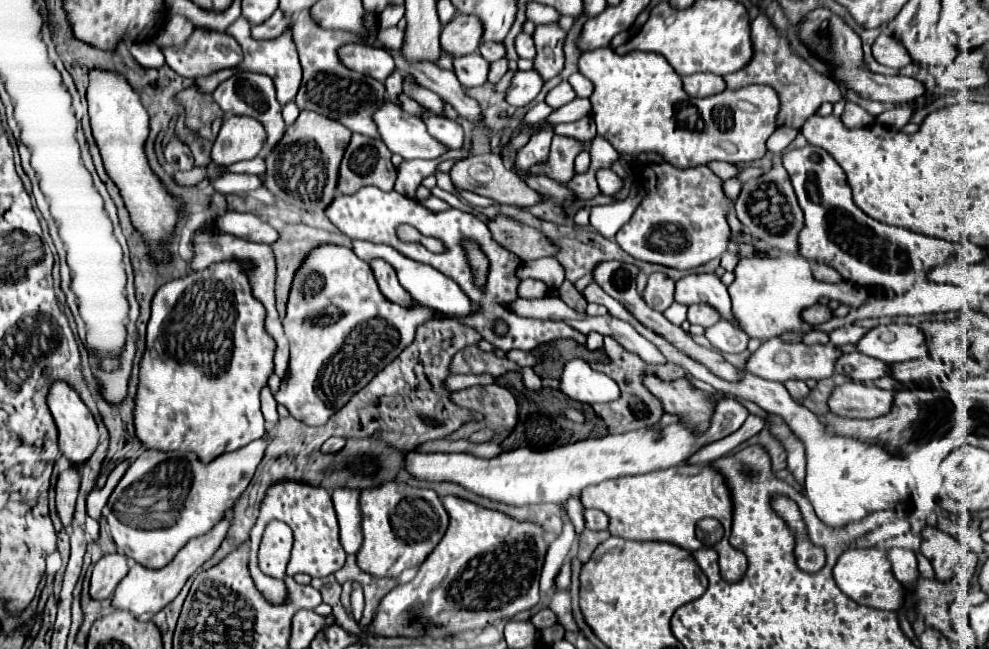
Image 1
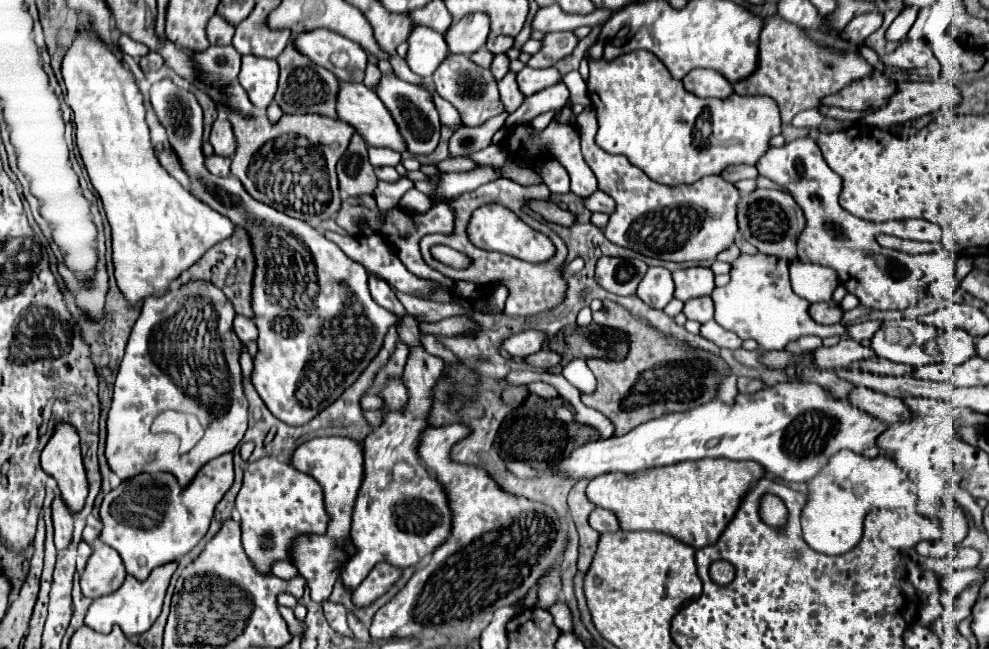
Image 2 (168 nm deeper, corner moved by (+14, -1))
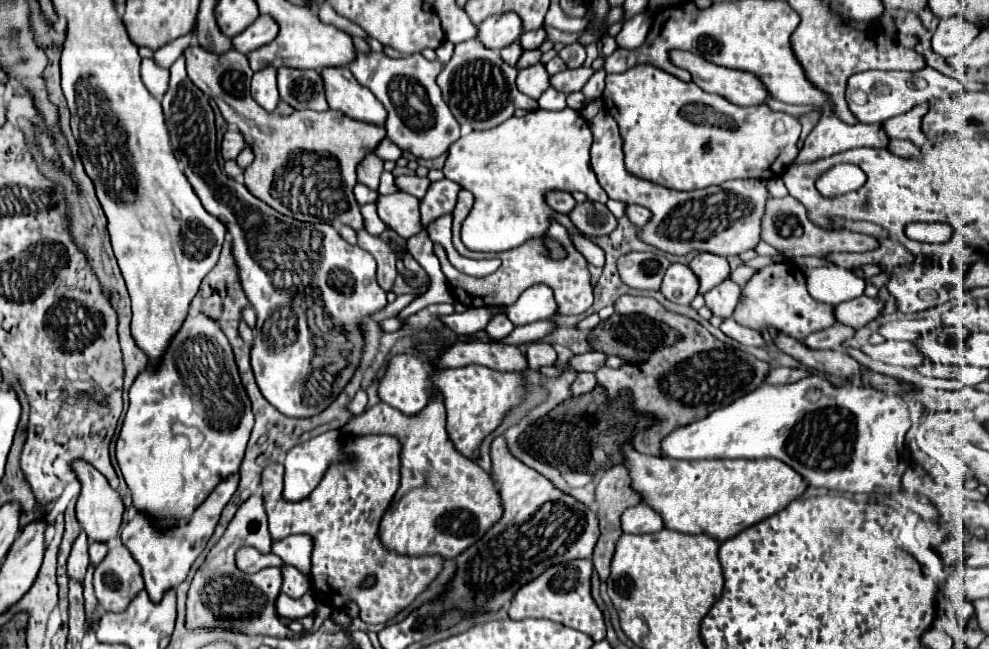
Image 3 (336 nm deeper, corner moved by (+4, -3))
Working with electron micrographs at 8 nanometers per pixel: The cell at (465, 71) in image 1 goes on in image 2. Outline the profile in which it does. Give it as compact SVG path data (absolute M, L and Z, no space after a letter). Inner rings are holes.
M482 46L476 54L472 54L472 60L474 60L478 66L484 66L484 68L490 68L492 58L494 58L494 54L492 54L490 50L486 50L484 46Z

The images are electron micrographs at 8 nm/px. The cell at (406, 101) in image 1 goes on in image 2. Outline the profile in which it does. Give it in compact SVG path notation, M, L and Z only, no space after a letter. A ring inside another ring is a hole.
M368 62L364 84L366 84L368 88L374 88L374 86L378 84L378 80L380 80L380 70L378 70L378 66L376 66L376 64L372 64L372 62Z

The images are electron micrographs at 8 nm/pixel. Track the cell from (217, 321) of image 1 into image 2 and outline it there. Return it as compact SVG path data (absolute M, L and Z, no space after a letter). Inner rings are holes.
M188 282L178 290L164 294L164 298L148 298L148 302L144 302L118 370L114 400L108 414L106 460L120 480L134 478L138 474L168 472L176 476L180 486L188 486L206 462L232 452L240 444L248 426L248 400L242 392L242 372L238 362L240 340L232 330L234 316L236 314L232 306L228 306L228 298L224 298L216 286L208 286L208 282ZM164 410L194 414L204 426L202 440L188 454L178 454L178 448L162 446L162 436L150 432L154 418Z

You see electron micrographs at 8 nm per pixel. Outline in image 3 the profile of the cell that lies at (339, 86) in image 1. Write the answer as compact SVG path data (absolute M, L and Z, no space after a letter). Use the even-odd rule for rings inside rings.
M278 68L280 98L294 110L328 110L320 70Z

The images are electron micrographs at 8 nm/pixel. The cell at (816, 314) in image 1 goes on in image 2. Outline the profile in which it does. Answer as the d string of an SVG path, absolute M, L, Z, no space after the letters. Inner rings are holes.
M820 302L810 306L810 316L818 324L838 324L842 320L842 308L836 302Z

